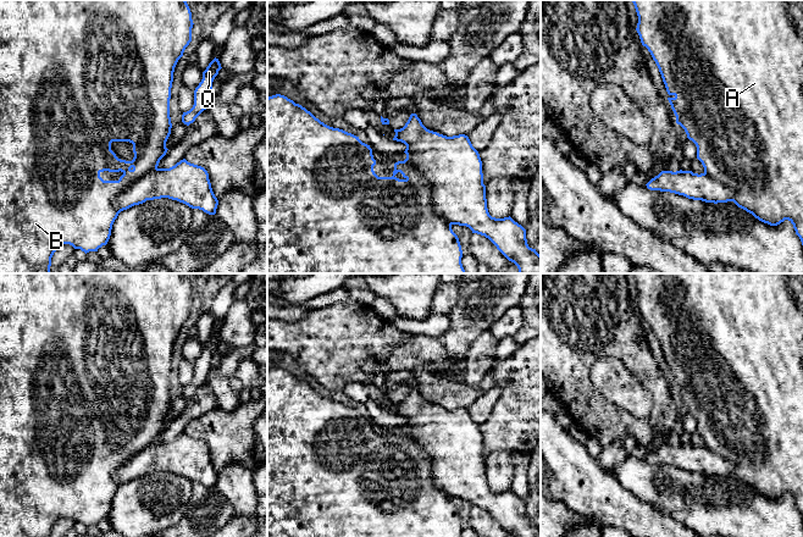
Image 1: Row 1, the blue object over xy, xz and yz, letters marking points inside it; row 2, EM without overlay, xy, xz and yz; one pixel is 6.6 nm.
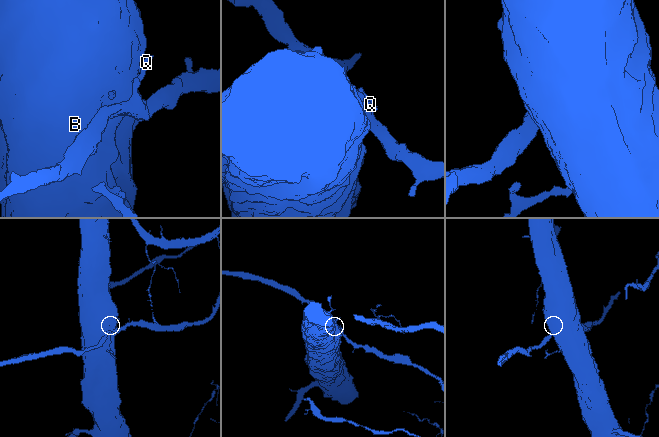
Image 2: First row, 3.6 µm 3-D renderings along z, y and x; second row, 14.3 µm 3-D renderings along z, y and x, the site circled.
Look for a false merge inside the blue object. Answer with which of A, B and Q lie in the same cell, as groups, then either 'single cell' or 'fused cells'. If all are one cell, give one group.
groups A B / Q; fused cells

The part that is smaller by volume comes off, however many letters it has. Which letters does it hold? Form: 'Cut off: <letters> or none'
Cut off: Q

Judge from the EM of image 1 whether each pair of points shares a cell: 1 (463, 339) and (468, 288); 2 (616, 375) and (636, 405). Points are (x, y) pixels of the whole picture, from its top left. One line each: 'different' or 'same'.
1: same
2: same

